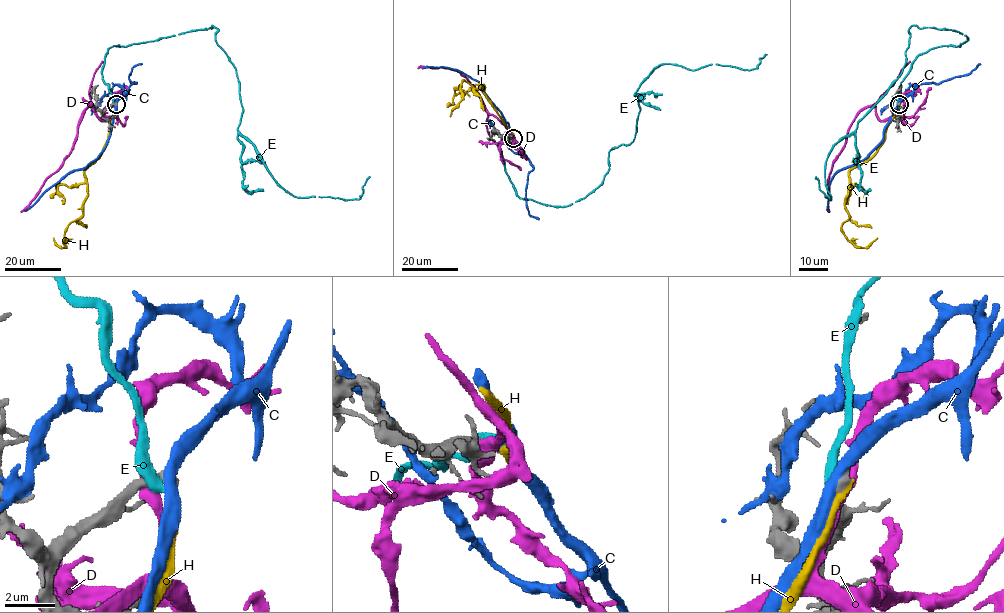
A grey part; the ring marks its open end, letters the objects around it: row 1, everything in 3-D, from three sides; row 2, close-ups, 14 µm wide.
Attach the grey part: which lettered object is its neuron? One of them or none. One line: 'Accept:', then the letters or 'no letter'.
Accept: no letter

